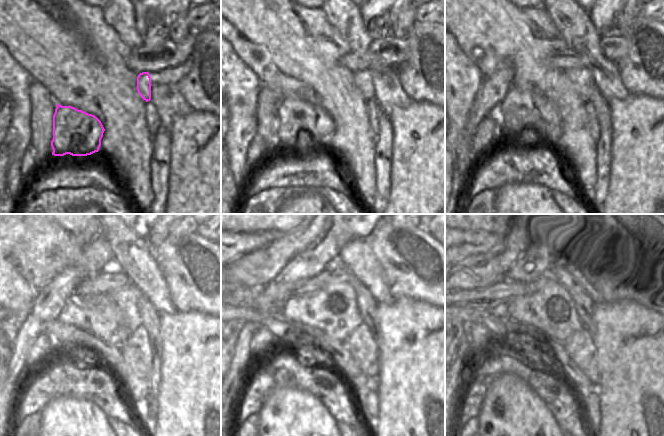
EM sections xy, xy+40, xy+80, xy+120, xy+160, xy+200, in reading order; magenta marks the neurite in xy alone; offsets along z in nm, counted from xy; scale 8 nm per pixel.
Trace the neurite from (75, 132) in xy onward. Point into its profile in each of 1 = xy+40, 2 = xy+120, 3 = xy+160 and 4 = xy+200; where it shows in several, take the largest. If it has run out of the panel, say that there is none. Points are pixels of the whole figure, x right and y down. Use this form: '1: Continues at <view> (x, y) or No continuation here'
1: Continues at xy+40 (296, 118)
2: Continues at xy+120 (112, 317)
3: Continues at xy+160 (333, 310)
4: Continues at xy+200 (550, 312).

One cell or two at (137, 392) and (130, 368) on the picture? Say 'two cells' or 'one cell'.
one cell

